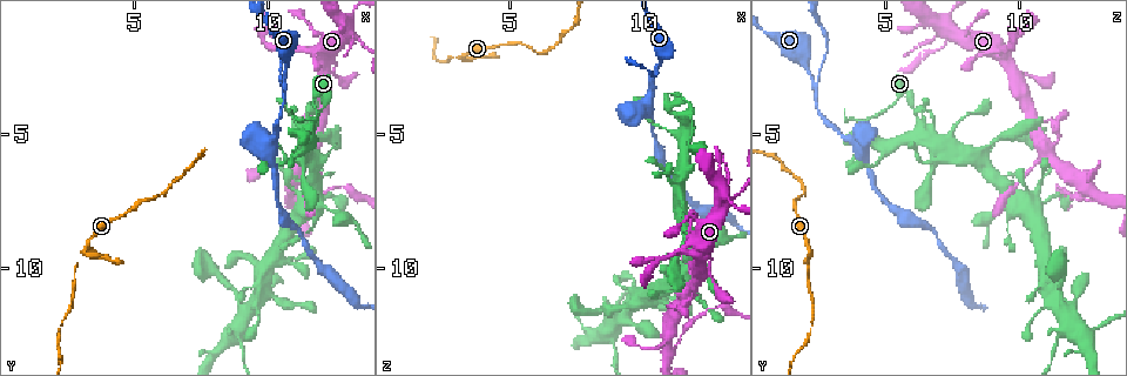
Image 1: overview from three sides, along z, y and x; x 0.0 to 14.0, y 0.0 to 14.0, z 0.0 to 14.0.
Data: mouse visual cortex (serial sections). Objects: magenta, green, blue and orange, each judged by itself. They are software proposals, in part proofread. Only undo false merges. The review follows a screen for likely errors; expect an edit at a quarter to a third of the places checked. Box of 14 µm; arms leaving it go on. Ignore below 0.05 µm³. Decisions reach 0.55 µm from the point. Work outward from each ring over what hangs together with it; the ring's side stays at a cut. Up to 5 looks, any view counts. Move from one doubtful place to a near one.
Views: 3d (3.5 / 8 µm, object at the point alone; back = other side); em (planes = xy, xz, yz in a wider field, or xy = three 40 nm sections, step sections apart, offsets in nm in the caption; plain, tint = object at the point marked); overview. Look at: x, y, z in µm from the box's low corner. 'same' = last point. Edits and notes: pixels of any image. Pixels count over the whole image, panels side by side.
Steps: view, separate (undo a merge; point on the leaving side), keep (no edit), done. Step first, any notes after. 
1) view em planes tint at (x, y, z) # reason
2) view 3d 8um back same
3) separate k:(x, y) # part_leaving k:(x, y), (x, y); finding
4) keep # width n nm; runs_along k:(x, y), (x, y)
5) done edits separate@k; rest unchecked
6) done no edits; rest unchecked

view 3d 3.5um at (3.0, 9.9, 2.1) # a narrow waist

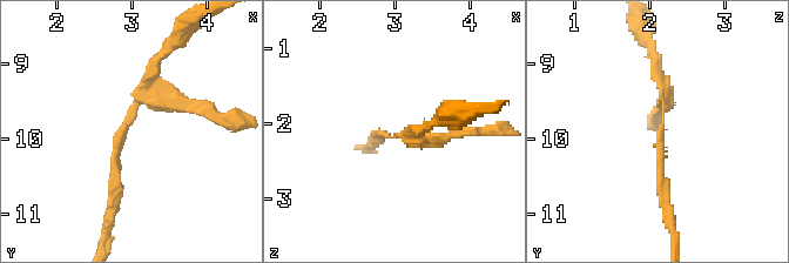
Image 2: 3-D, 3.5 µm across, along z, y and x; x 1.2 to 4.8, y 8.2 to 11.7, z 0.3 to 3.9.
view em xy step 3 tint at (2.95, 9.75, 2.20)

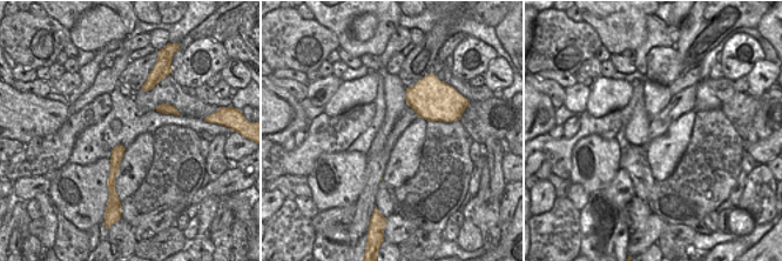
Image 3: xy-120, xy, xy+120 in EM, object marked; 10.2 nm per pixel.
separate 2:(197, 109) # part_leaving 2:(156, 92), (160, 100), (243, 125); two cells meet here

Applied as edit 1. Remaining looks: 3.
view 3d 8um at (8.7, 12.4, 12.4) # two arms in line, one across

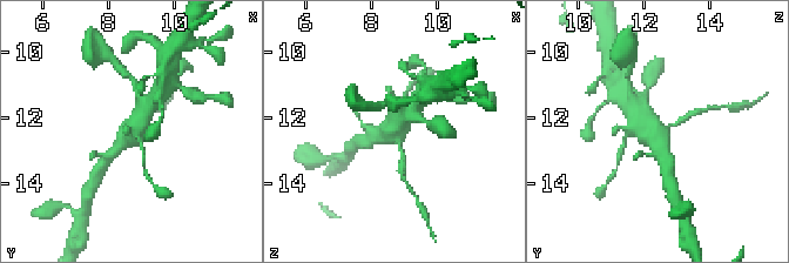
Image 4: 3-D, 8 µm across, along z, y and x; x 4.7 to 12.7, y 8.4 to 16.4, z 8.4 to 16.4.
view 3d 3.5um at (8.8, 12.4, 12.4) # zoom in

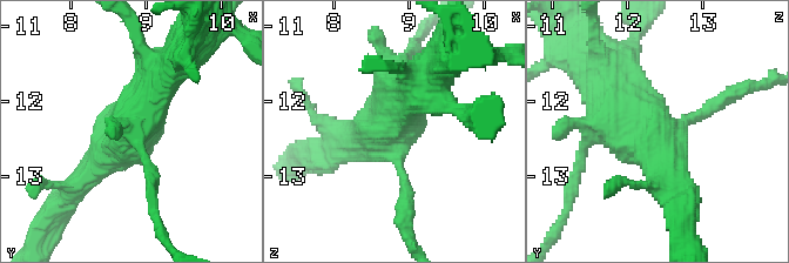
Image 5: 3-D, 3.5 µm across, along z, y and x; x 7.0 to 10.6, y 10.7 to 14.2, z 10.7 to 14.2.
separate 5:(736, 92) # two cells meet here

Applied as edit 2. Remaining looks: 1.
done edits separate@2, separate@5; rest unchecked

